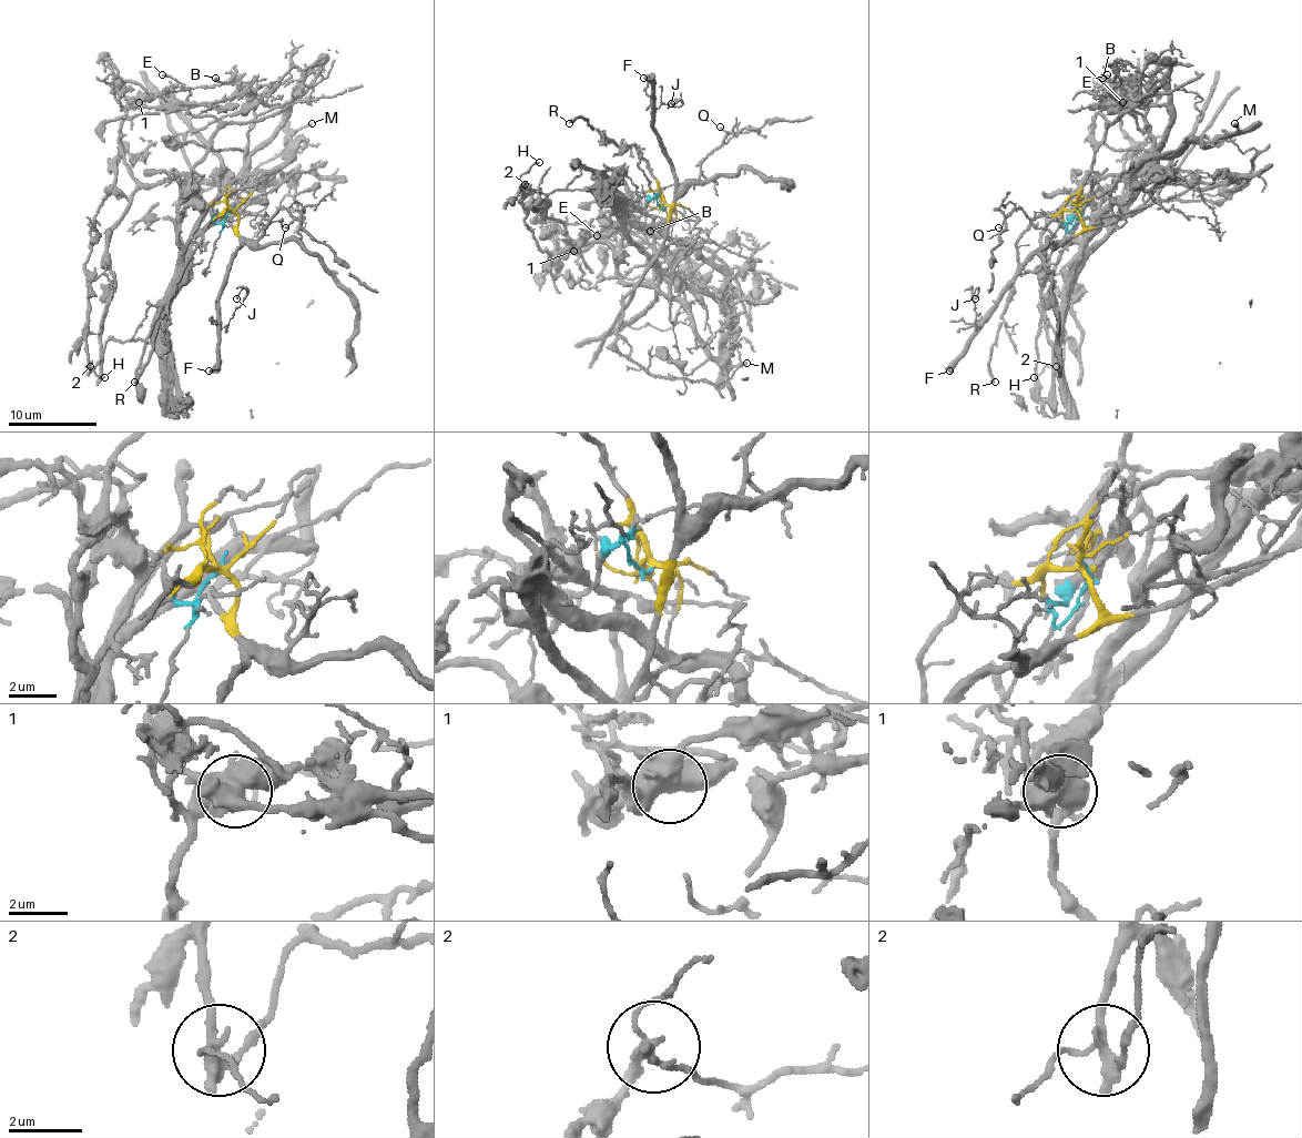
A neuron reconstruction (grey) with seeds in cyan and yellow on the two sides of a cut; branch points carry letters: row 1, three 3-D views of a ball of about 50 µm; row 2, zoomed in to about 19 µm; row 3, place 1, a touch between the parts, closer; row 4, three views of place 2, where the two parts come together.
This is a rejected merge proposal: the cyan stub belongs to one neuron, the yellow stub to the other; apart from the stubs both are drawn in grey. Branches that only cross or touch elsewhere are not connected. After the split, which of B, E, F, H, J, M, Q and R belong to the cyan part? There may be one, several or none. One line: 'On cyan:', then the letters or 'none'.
On cyan: B, E, H, M

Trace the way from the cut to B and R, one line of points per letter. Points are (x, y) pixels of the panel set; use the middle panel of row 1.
B: (665, 206), (654, 200), (646, 209), (652, 220), (654, 265), (675, 281), (689, 274), (650, 230)
R: (665, 206), (650, 164), (634, 146), (617, 144), (586, 118), (568, 122)

